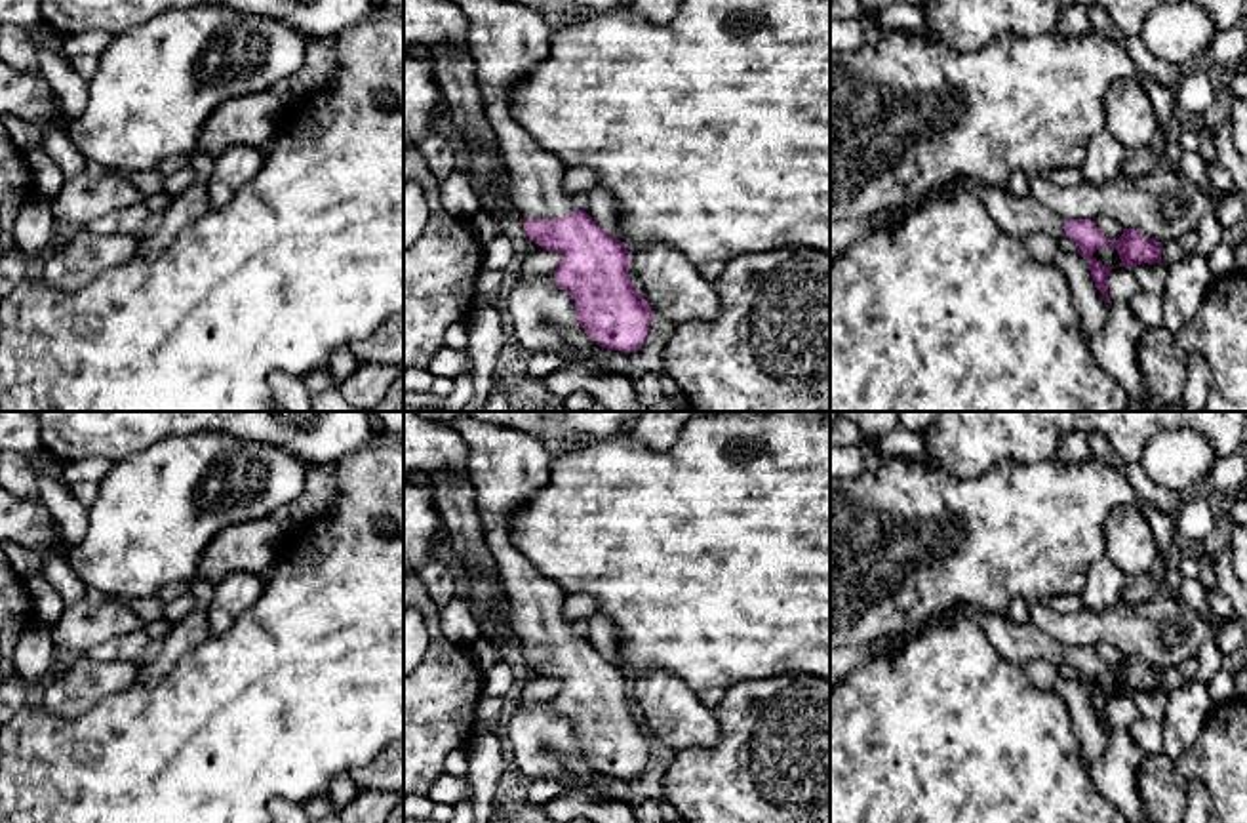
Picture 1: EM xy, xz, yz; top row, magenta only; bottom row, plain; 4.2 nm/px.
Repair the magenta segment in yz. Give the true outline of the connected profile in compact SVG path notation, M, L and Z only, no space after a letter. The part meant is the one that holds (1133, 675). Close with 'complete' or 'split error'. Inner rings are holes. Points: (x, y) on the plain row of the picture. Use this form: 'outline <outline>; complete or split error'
outline M965 608L963 612L967 613L969 619L973 619L973 621L980 627L980 631L984 632L984 636L988 638L988 642L996 648L996 652L998 652L1003 659L1007 659L1007 661L1011 661L1011 663L1015 663L1015 665L1019 665L1019 667L1024 667L1024 665L1026 665L1028 661L1032 661L1032 659L1047 659L1047 661L1051 661L1055 667L1062 667L1064 663L1068 663L1070 667L1074 667L1076 672L1078 672L1078 680L1089 690L1089 697L1091 697L1091 703L1093 703L1093 709L1095 709L1097 716L1106 724L1106 728L1108 728L1110 732L1112 732L1112 728L1110 728L1110 724L1108 724L1108 699L1110 699L1112 695L1116 695L1116 693L1133 695L1133 693L1137 693L1137 692L1140 692L1140 690L1148 690L1148 692L1161 690L1161 669L1156 669L1156 667L1148 665L1146 661L1142 661L1142 659L1138 659L1138 657L1135 657L1135 655L1123 655L1123 661L1121 661L1118 667L1110 667L1108 663L1104 663L1104 661L1097 655L1097 650L1095 650L1095 648L1091 648L1091 646L1062 646L1060 642L1057 642L1055 638L1051 638L1051 636L1045 634L1043 631L1036 629L1030 621L1028 621L1028 623L1015 623L1015 621L1011 621L1007 615L986 615L986 613L977 612L977 610L973 610L973 608ZM1104 672L1112 672L1112 674L1118 678L1118 682L1119 682L1119 686L1121 686L1119 692L1116 692L1116 693L1106 693L1106 692L1102 692L1100 688L1097 688L1097 686L1093 684L1093 680L1095 680L1097 676L1104 674Z; split error

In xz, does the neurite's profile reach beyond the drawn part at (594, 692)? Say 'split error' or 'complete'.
split error

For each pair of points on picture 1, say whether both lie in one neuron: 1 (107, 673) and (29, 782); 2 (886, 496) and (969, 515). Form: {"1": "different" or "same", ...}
{"1": "different", "2": "same"}

